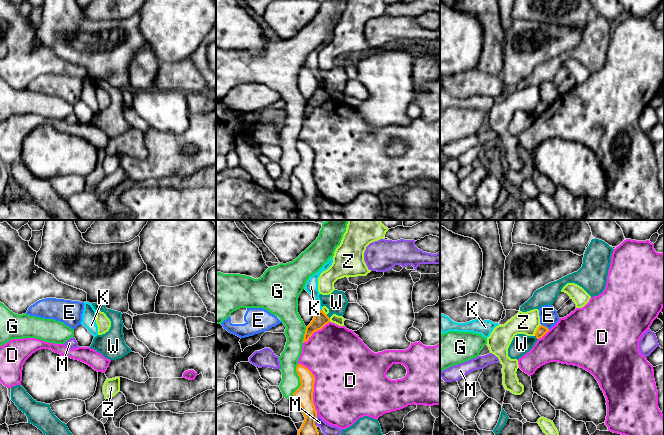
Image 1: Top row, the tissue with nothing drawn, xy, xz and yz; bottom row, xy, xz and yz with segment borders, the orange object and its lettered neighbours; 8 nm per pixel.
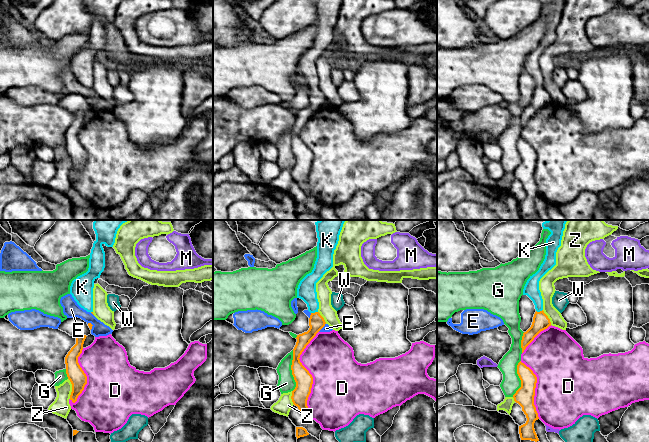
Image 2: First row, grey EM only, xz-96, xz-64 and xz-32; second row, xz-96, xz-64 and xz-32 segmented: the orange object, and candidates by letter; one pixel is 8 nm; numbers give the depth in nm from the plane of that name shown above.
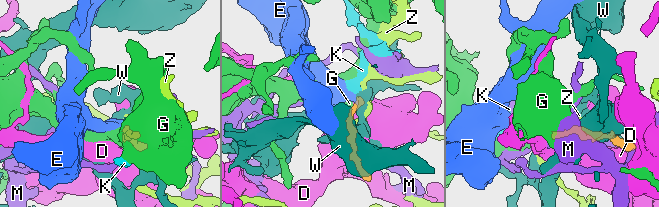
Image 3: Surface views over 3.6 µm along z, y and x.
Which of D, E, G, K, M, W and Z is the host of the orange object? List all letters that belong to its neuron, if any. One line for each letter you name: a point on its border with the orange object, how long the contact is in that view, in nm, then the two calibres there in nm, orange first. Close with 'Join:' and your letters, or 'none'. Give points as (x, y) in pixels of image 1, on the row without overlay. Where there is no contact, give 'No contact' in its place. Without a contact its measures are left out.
K: Touches orange at xz (320, 86). Shared border 30 nm. Thickness 110 nm (orange) against 110 nm
Join: K

